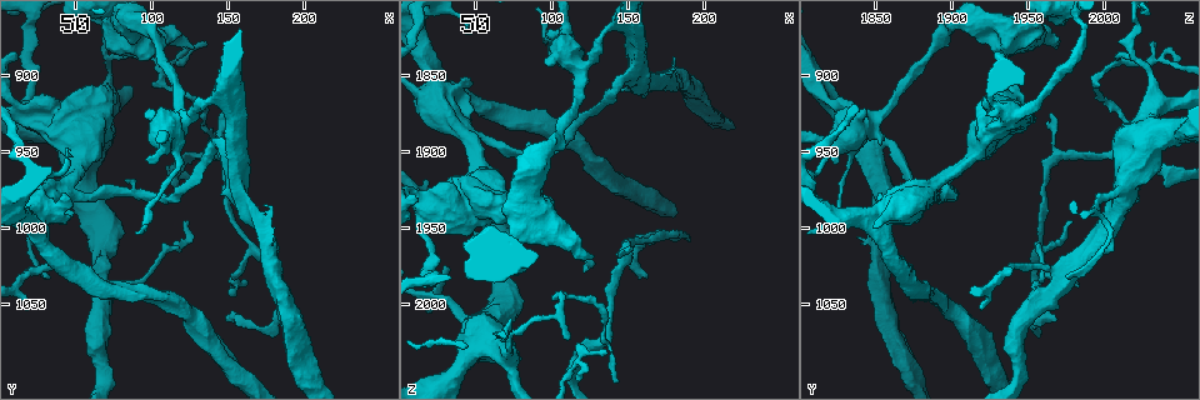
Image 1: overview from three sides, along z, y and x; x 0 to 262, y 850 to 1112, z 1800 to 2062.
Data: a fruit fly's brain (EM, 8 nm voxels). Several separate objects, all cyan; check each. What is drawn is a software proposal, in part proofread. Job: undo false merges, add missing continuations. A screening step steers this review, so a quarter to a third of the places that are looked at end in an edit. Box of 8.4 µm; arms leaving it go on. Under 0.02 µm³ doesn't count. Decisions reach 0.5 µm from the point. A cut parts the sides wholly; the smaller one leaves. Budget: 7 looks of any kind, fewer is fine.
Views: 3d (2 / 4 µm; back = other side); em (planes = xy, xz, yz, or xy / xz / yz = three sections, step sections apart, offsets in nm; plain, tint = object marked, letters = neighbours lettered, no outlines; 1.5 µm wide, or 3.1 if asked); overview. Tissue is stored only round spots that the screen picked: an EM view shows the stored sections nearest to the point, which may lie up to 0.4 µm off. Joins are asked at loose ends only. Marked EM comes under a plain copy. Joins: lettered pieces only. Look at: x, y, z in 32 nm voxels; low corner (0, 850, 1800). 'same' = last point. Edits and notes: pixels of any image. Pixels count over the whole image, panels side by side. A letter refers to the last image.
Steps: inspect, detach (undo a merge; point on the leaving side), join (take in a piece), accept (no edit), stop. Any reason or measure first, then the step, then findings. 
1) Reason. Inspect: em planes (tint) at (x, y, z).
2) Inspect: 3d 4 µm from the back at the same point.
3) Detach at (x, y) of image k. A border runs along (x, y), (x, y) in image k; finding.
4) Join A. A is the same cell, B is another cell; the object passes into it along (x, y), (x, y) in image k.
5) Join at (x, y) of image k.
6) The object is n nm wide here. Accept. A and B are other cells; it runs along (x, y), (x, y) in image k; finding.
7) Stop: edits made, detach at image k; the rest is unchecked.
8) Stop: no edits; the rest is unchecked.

Thin end. Inspect: 3d 2 µm from the back at (20, 1054, 1920).

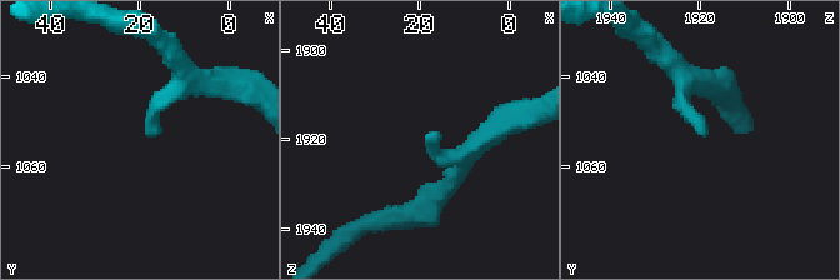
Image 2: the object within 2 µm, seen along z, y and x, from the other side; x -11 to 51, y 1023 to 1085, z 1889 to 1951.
Inspect: em planes (letters) at (18, 1053, 1919).

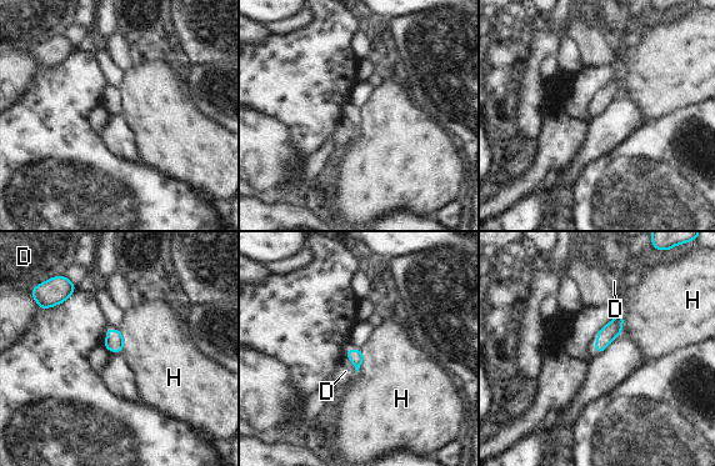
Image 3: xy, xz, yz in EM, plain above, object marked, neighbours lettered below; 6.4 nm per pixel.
Accept. D and H are other cells; a border runs along (620, 310), (623, 315), (621, 332) in image 3; none of them fits.

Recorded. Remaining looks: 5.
Arms part here. Inspect: 3d 4 µm at (44, 976, 1888).

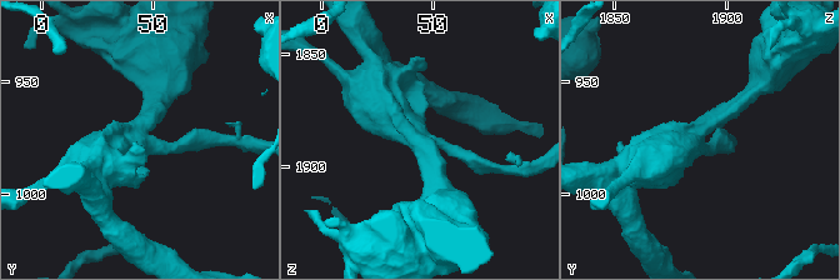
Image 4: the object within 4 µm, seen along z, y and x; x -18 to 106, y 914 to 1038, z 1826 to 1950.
3 arms meet here; the arms are 190, 260, 600 nm wide; shape alone is not enough. Inspect: em planes (letters) at (43, 974, 1886).

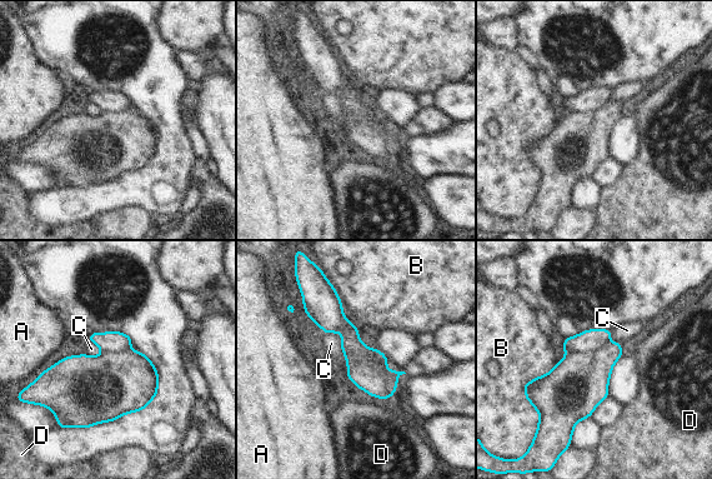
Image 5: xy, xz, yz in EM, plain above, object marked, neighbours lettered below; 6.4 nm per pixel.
The object is 240 nm wide here. Detach at (351, 343) of image 5. A, B, C and D are other cells; the part that leaves runs along (335, 299), (335, 318), (374, 360) in image 5; a second neuron is stuck on.

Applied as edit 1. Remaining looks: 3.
Sharp bend. Inspect: em xy step 4 (tint) at (178, 1064, 1954).

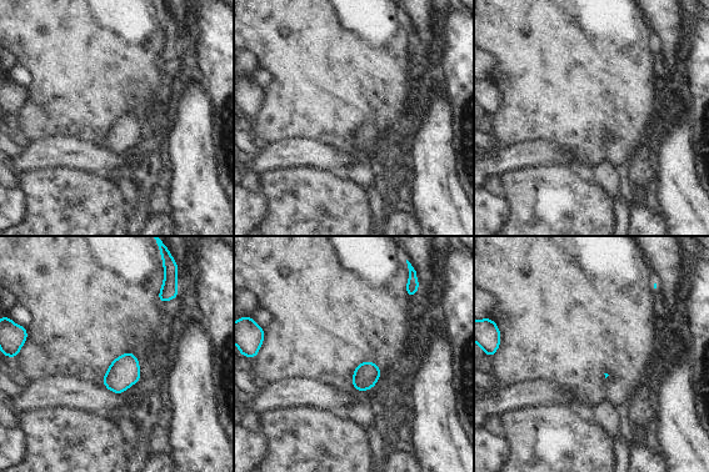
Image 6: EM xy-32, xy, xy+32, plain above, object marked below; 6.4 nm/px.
Inspect: em planes (letters) at the same point.

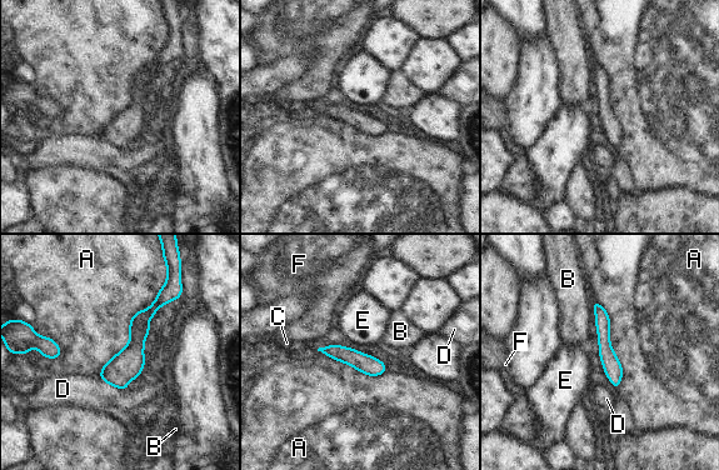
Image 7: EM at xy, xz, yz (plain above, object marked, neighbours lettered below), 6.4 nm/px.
Accept. A, B, C, D, E and F are other cells; a border runs along (166, 280), (98, 376) in image 7; all the same neuron.

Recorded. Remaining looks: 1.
Stop: edits made, detach at image 5; the rest is unchecked.

